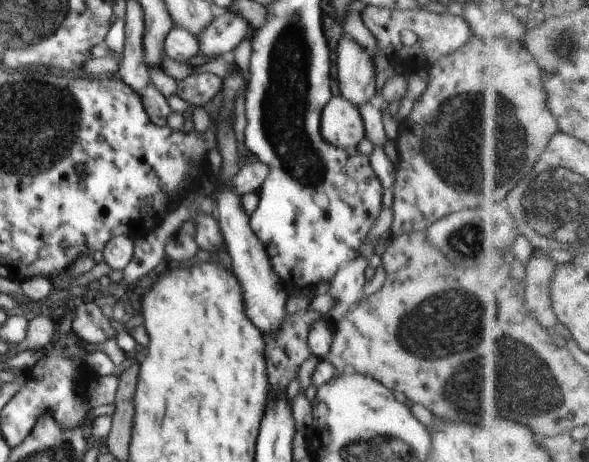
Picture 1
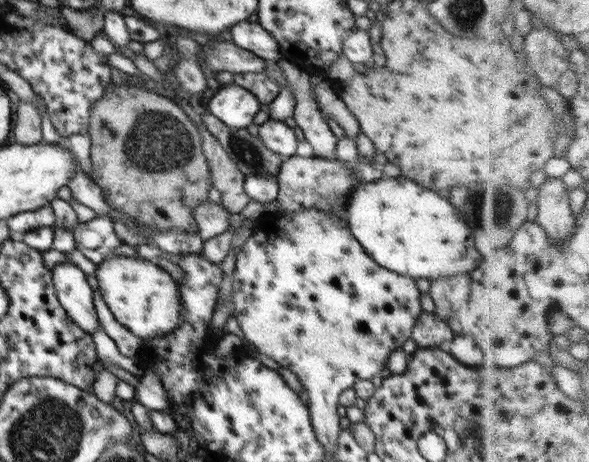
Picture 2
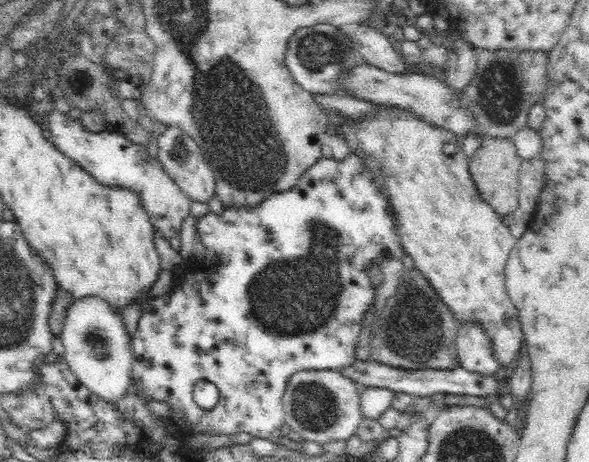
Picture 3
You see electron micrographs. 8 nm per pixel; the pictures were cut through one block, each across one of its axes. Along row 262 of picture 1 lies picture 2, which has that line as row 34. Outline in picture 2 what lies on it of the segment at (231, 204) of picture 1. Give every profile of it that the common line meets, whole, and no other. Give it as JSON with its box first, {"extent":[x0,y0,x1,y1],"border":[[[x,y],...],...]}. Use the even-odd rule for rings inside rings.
{"extent":[230,22,282,62],"border":[[[240,22],[232,26],[230,32],[236,46],[253,52],[265,61],[277,62],[282,58],[277,40],[260,23]]]}

